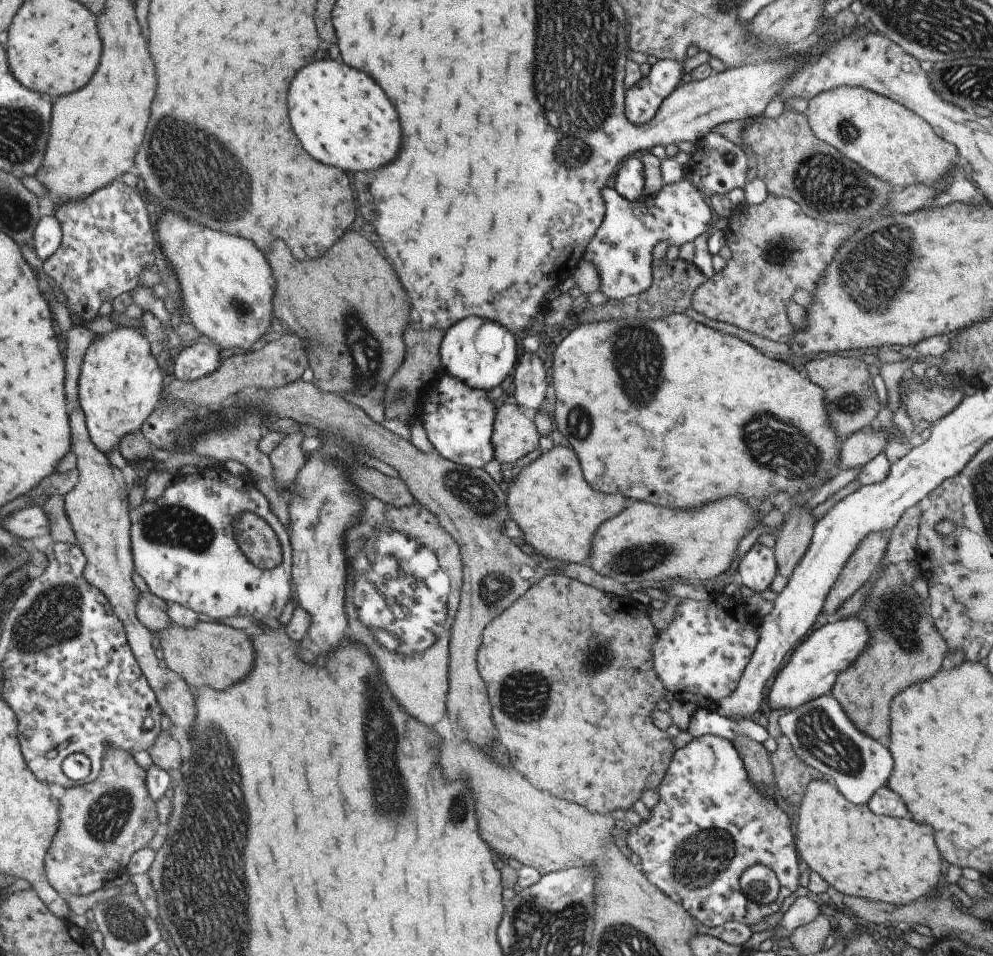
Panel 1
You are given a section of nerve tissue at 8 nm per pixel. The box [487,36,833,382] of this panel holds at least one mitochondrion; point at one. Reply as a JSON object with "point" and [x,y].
{"point":[779,253]}

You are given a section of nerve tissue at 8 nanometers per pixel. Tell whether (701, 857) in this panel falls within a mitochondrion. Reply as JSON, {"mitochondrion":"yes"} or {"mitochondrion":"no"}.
{"mitochondrion":"yes"}

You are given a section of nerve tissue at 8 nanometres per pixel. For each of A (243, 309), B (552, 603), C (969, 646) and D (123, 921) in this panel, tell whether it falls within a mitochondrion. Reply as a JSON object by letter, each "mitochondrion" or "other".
{"A":"mitochondrion","B":"other","C":"other","D":"mitochondrion"}

